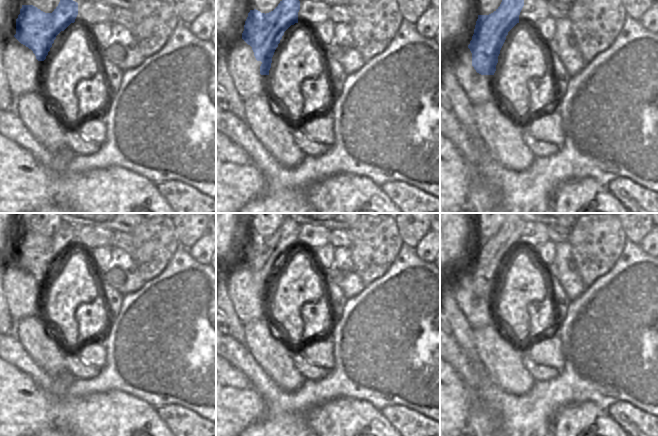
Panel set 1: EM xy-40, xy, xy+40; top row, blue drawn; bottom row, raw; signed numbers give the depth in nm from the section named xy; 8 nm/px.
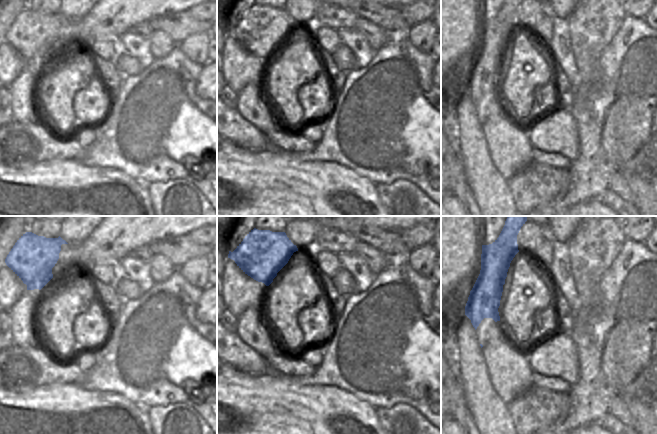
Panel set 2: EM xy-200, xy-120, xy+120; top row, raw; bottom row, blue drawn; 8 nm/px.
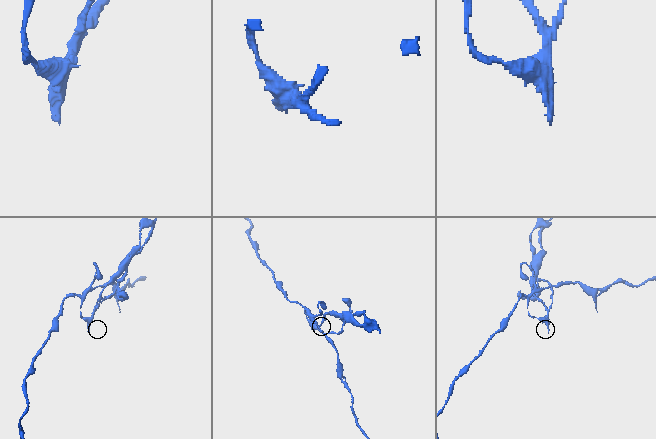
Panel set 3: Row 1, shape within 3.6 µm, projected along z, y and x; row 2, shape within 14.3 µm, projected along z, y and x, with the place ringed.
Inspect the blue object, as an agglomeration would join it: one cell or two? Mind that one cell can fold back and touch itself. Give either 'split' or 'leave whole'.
split

